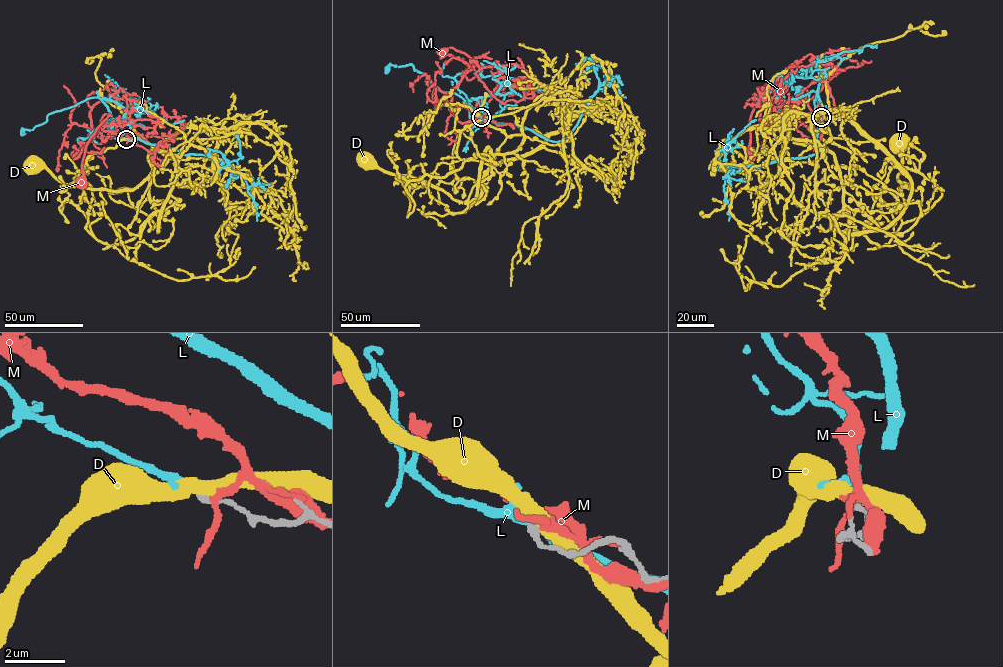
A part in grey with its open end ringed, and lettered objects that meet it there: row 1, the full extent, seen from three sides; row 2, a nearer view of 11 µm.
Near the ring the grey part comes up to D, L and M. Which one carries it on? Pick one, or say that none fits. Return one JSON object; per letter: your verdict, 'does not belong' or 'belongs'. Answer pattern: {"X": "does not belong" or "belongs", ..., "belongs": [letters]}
{"D": "does not belong", "L": "belongs", "M": "does not belong", "belongs": ["L"]}

